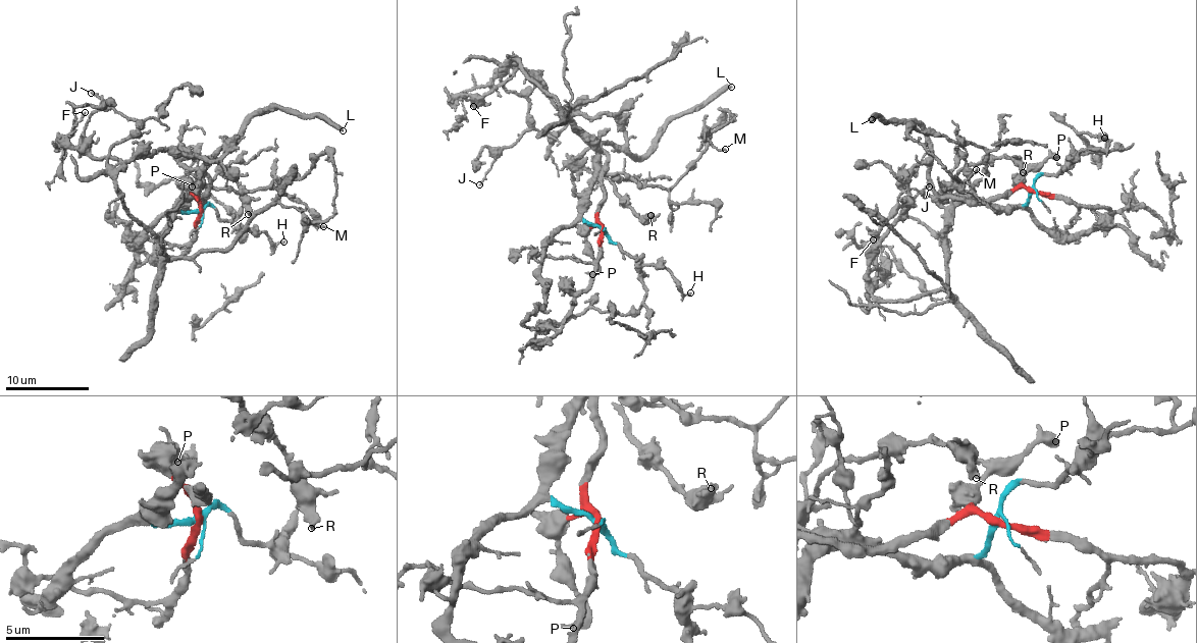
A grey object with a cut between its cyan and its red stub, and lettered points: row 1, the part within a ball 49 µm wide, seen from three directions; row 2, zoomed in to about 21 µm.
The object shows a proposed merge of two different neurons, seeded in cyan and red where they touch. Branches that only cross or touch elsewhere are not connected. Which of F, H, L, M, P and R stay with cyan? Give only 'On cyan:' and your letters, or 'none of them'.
On cyan: H, M

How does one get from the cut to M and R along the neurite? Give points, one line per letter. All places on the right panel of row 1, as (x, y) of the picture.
M: (1033, 191), (1021, 207), (983, 203), (974, 183), (986, 153), (911, 129), (957, 181), (975, 169)
R: (1033, 191), (1011, 189), (982, 201), (940, 198), (939, 202), (955, 175), (969, 165), (1005, 158), (1024, 171)

